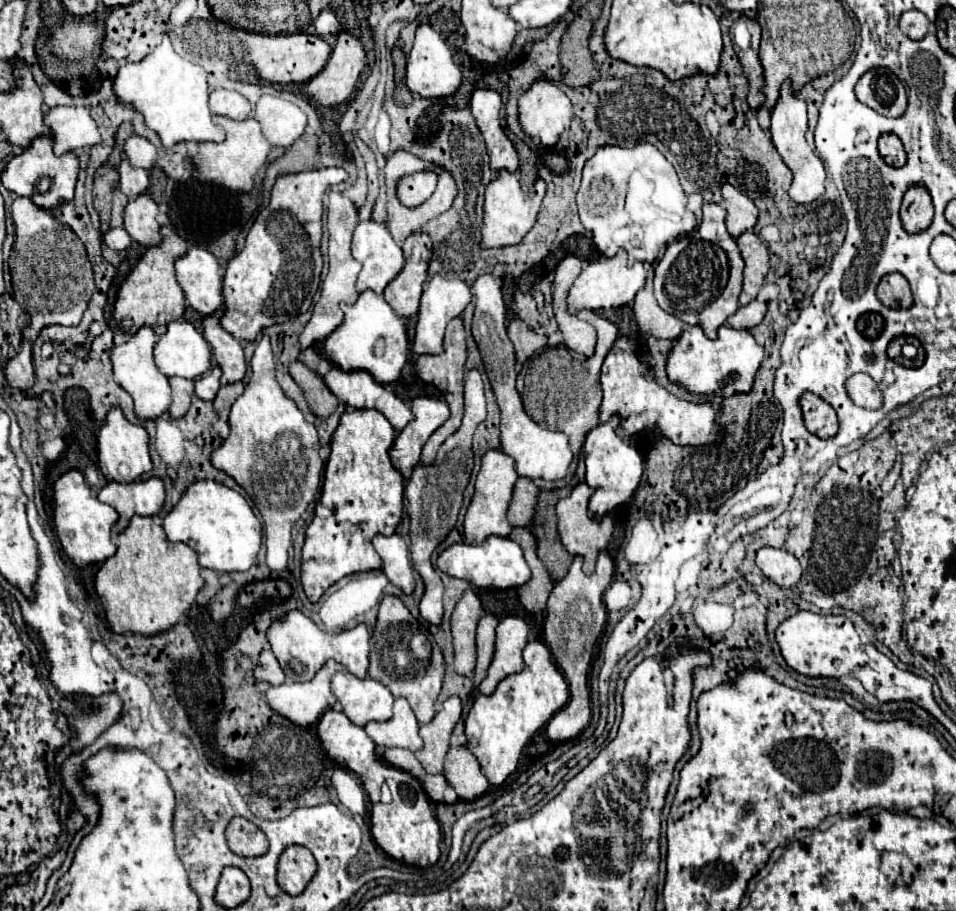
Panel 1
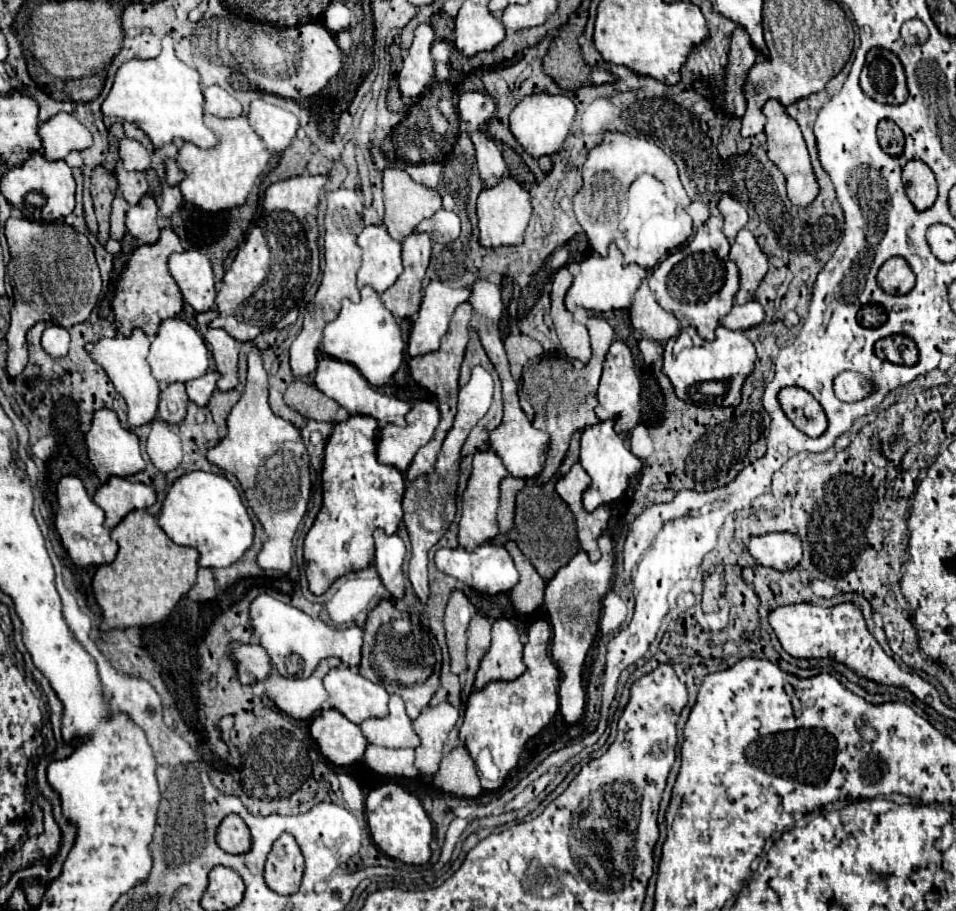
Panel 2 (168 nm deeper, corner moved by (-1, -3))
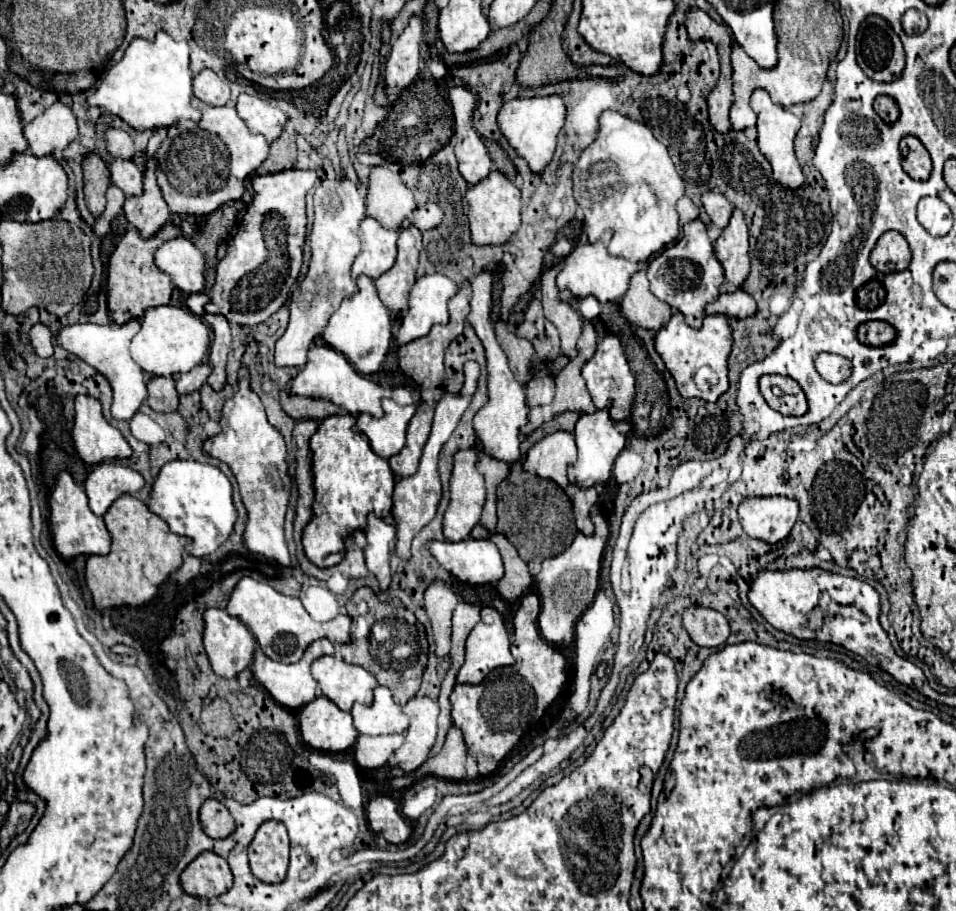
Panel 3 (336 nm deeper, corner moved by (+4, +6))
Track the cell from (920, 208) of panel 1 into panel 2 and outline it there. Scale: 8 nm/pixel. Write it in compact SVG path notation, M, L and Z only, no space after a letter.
M909 161L903 169L903 181L909 201L917 211L929 209L937 199L937 181L933 171L921 161Z

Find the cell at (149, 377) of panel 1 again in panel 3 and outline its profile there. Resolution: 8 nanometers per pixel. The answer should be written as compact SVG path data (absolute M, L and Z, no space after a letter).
M134 318L122 326L110 322L106 326L100 324L74 324L74 326L64 326L56 334L58 346L74 354L76 358L84 360L92 368L96 368L112 386L112 416L116 420L130 420L140 404L146 400L146 376L144 370L132 360L128 346L132 336L140 330L140 322Z

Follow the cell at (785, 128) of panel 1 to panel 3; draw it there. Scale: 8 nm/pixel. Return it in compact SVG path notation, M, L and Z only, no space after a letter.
M754 90L752 96L750 96L750 106L758 116L758 124L756 124L756 128L758 128L758 148L766 156L766 160L772 164L774 178L782 186L788 186L792 190L800 188L804 184L804 174L802 174L802 168L800 168L800 164L794 156L794 136L800 128L800 118L794 116L792 112L784 110L782 106L774 104L766 90Z

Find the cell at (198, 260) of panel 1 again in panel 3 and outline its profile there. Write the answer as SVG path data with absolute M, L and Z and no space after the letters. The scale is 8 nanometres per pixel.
M178 236L164 242L156 250L154 260L182 292L196 294L204 290L204 256L190 240Z

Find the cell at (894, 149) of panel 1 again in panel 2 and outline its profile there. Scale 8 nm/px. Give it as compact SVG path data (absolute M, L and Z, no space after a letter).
M881 121L877 135L879 135L879 145L887 155L897 157L903 153L903 133L893 121Z

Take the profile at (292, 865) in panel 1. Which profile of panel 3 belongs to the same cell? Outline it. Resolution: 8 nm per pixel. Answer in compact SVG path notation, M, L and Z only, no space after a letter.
M278 820L262 822L248 846L252 874L262 882L282 882L288 870L288 834Z

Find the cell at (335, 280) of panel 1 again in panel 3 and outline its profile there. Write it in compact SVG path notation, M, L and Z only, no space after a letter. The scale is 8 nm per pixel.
M348 178L322 180L314 192L314 226L310 232L312 258L306 278L298 284L290 298L290 322L284 336L276 342L274 364L302 368L312 340L324 330L328 318L338 310L344 298L356 294L356 284L350 278L350 266L360 254L358 224L366 218L366 204L354 182Z

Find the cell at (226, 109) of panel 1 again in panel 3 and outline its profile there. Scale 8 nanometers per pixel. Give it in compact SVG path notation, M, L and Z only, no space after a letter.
M206 68L194 76L194 96L208 106L224 106L230 100L230 88L216 76L216 72Z

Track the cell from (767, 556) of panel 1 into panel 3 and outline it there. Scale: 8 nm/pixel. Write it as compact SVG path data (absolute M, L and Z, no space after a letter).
M752 496L742 500L738 516L750 538L776 544L790 534L798 518L798 502L786 496Z

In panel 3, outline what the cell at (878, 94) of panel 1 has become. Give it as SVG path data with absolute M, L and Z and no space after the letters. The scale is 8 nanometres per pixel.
M870 14L858 30L856 38L858 64L868 78L892 82L904 70L904 48L898 34L880 16Z

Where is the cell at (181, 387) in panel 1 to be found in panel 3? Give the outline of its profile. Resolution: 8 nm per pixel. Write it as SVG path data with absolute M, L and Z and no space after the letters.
M154 376L148 380L148 406L156 412L174 412L178 408L178 392L174 380L166 376Z

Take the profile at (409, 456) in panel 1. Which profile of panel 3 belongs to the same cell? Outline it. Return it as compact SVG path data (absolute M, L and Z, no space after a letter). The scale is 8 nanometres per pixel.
M388 398L382 402L384 416L382 418L372 418L368 414L358 414L356 416L356 432L362 432L368 436L372 450L380 458L390 458L398 454L404 444L406 444L406 426L410 418L416 412L416 406L400 406Z

